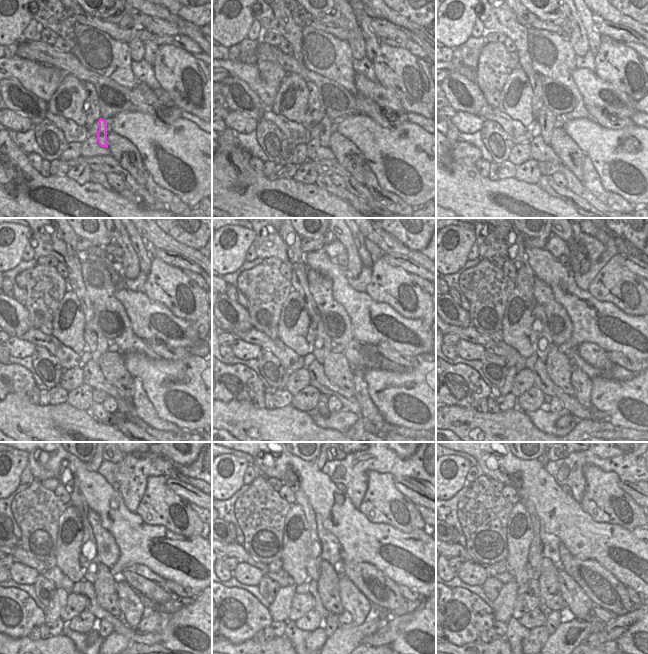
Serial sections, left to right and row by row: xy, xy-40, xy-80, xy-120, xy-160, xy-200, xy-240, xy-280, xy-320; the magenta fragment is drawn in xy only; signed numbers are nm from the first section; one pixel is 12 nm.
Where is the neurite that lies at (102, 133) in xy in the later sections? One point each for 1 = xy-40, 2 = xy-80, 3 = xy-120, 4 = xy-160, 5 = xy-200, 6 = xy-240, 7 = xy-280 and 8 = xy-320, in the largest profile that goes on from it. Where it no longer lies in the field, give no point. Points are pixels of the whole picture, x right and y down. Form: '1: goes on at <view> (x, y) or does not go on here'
1: goes on at xy-40 (325, 124)
2: goes on at xy-80 (546, 119)
3: goes on at xy-120 (95, 342)
4: goes on at xy-160 (321, 344)
5: goes on at xy-200 (540, 337)
6: goes on at xy-240 (89, 562)
7: goes on at xy-280 (313, 559)
8: goes on at xy-320 (535, 556)

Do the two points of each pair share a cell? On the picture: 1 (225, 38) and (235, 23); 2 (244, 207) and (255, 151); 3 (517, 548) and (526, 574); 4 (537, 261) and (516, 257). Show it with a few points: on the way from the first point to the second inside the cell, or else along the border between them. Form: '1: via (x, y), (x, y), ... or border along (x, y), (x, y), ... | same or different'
1: via (228, 34), (228, 30), (231, 27) | same
2: border along (236, 139), (237, 143), (252, 156) | different
3: via (517, 554), (517, 563), (520, 568) | same
4: border along (525, 246), (525, 258), (535, 276) | different

